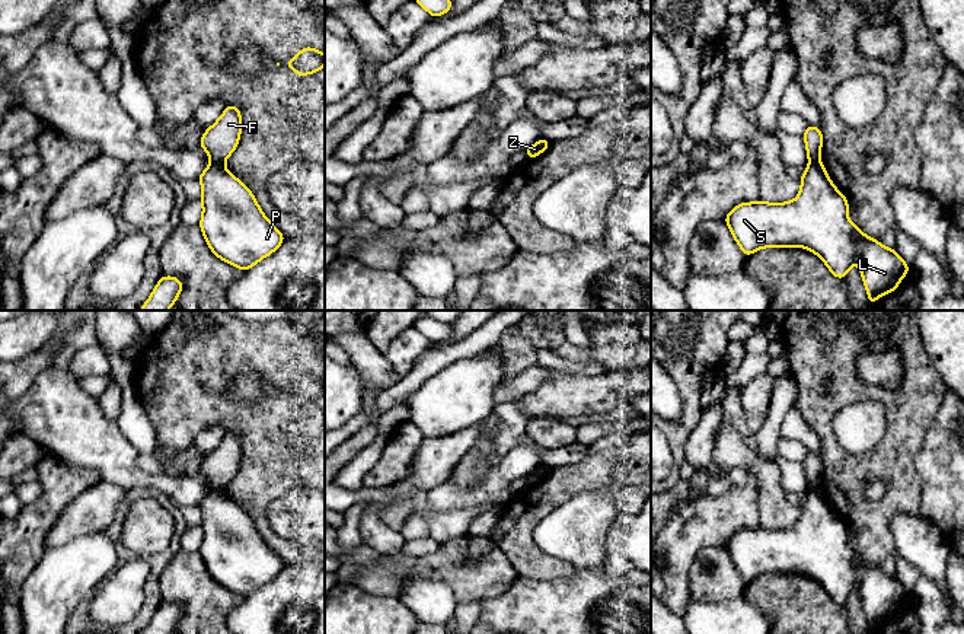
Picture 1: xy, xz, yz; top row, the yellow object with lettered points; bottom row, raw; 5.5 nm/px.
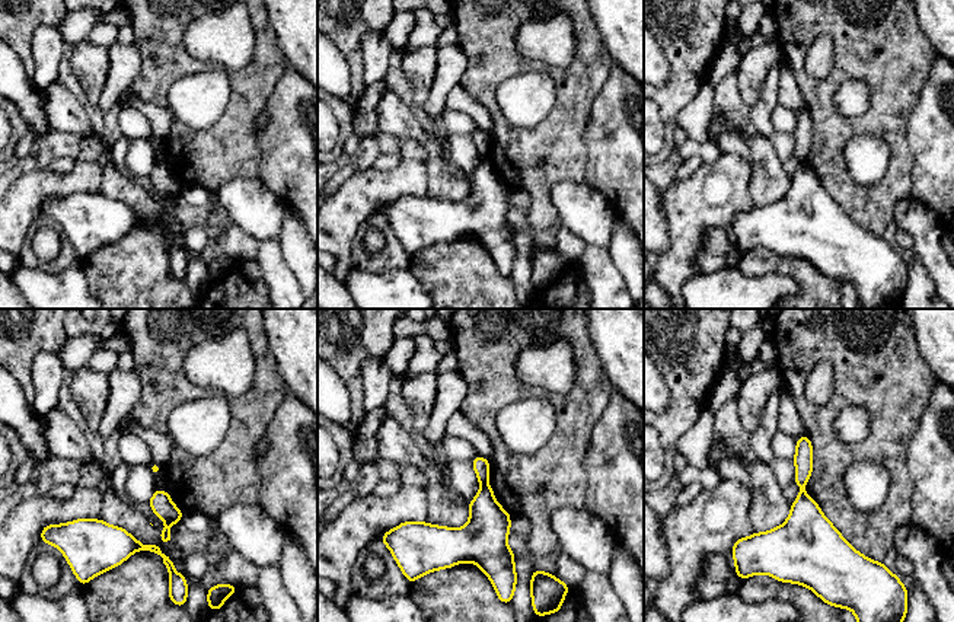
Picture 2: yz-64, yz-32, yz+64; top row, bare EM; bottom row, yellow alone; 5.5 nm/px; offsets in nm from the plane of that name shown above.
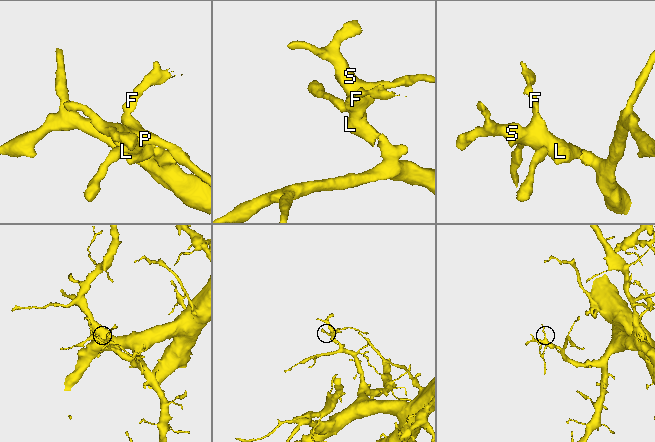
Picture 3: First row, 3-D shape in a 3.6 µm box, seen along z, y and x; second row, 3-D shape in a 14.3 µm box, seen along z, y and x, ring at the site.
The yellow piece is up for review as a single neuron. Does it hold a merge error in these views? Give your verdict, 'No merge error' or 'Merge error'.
Merge error

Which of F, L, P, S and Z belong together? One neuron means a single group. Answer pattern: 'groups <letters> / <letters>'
groups F / L P S Z

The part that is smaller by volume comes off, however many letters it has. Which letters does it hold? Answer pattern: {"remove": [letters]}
{"remove": ["F"]}

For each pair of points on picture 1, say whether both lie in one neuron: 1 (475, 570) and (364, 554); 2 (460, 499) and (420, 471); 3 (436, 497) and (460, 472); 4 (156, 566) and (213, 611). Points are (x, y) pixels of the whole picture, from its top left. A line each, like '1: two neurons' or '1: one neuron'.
1: two neurons
2: two neurons
3: two neurons
4: two neurons

